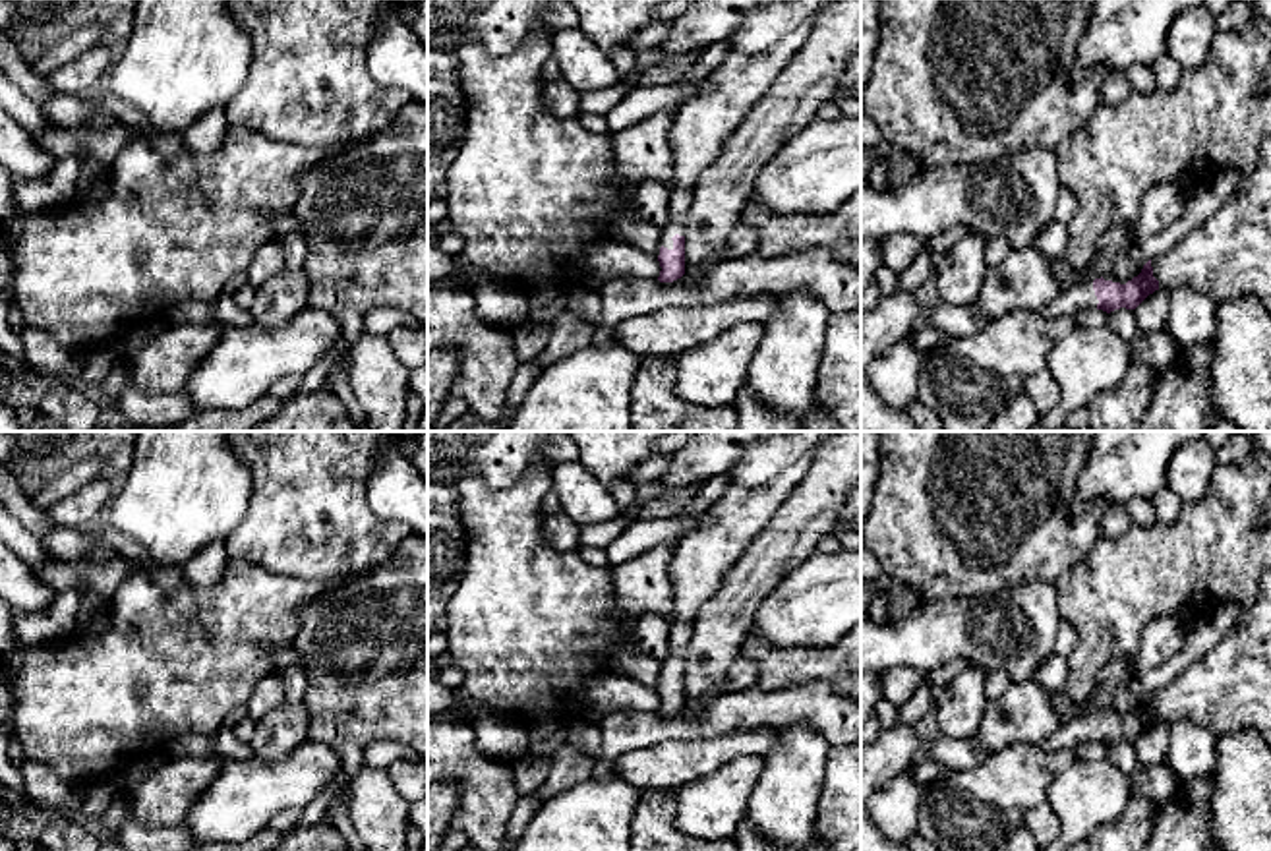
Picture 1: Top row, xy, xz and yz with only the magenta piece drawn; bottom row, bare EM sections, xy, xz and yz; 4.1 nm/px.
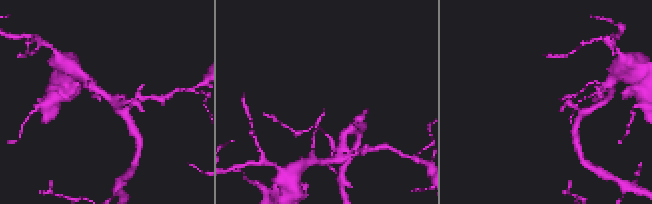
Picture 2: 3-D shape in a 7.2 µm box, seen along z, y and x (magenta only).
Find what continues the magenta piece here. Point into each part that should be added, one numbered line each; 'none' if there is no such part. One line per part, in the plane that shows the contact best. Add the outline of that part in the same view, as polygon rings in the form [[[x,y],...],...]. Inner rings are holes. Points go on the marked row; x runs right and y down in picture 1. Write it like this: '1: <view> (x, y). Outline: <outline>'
1: xz (641, 153). Outline: [[[660,112],[611,133],[613,170],[623,188],[640,186],[648,180],[662,182],[669,193],[669,222],[662,228],[660,248],[673,249],[673,236],[685,234],[687,213],[693,203],[693,191],[673,182],[673,161],[667,139],[673,112]],[[660,248],[654,251],[660,255]]]

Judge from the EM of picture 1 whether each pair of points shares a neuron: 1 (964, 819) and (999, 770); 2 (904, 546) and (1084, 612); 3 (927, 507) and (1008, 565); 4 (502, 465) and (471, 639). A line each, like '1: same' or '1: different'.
1: same
2: different
3: same
4: different

